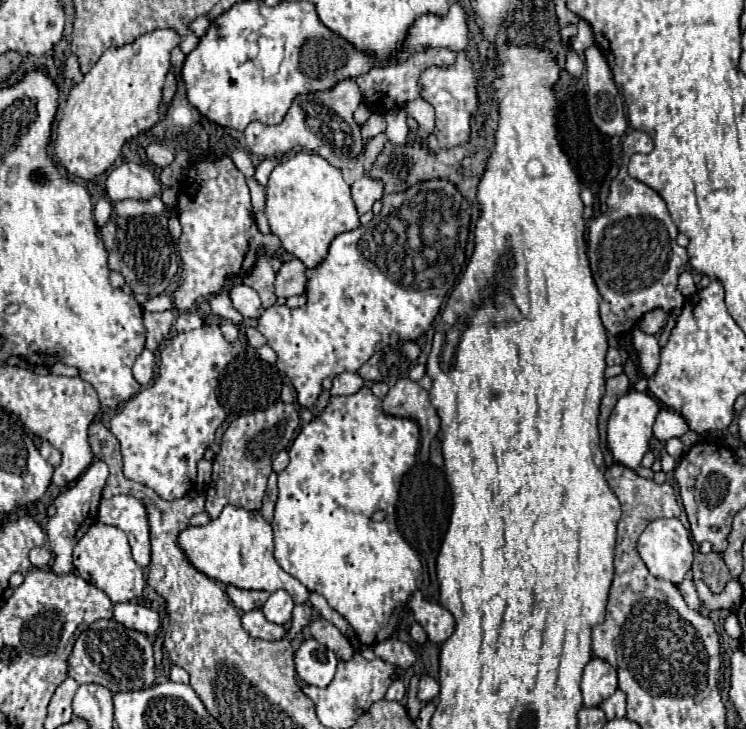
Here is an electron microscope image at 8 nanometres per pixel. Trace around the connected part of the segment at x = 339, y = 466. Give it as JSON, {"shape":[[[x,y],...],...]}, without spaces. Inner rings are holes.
{"shape":[[[362,387],[358,393],[348,395],[348,397],[332,397],[328,407],[324,409],[324,413],[320,417],[316,417],[312,423],[308,423],[306,427],[302,427],[300,435],[296,437],[296,441],[292,443],[288,455],[290,455],[290,463],[288,467],[278,475],[278,501],[276,501],[276,511],[274,511],[274,519],[272,519],[272,529],[274,529],[274,557],[278,561],[278,565],[290,573],[292,577],[296,577],[302,585],[306,585],[310,591],[320,593],[328,605],[332,609],[336,609],[354,629],[356,637],[364,643],[364,645],[376,645],[380,641],[386,641],[388,637],[394,635],[400,613],[406,605],[406,601],[410,599],[410,595],[418,589],[418,581],[422,575],[422,563],[418,559],[418,555],[410,549],[410,545],[402,539],[402,535],[398,533],[396,527],[396,501],[398,501],[398,491],[400,491],[400,483],[406,475],[406,471],[416,463],[416,455],[418,455],[418,445],[420,445],[420,429],[416,425],[416,421],[412,419],[402,419],[402,417],[392,417],[386,415],[380,407],[380,399],[376,399],[370,391],[370,387]],[[374,511],[386,511],[388,517],[380,523],[374,523],[370,517]]]}

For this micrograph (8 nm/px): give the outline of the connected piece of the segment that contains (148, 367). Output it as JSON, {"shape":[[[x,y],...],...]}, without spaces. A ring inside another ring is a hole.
{"shape":[[[144,349],[144,351],[140,353],[140,357],[136,359],[134,367],[132,367],[132,373],[134,373],[136,381],[138,381],[140,385],[144,385],[144,387],[150,385],[150,381],[152,381],[152,377],[154,377],[154,369],[156,369],[156,355],[154,355],[152,351]]]}

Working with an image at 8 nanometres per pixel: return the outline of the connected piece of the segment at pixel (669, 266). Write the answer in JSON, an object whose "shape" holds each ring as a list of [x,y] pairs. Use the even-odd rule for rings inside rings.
{"shape":[[[622,165],[620,173],[612,181],[606,205],[608,211],[602,213],[598,219],[590,221],[587,256],[596,287],[602,295],[602,305],[600,305],[602,323],[608,329],[608,333],[618,335],[618,333],[632,331],[634,325],[640,321],[640,317],[652,309],[664,309],[668,313],[672,309],[682,307],[684,297],[676,289],[676,281],[680,275],[680,267],[688,261],[688,255],[686,249],[676,243],[678,229],[670,219],[664,199],[648,185],[632,179],[626,173],[626,165]]]}

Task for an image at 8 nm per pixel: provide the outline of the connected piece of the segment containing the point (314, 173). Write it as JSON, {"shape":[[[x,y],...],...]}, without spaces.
{"shape":[[[308,151],[288,157],[270,173],[266,185],[266,217],[272,233],[280,237],[282,247],[310,269],[326,259],[334,237],[360,227],[350,185],[342,179],[340,169]]]}

